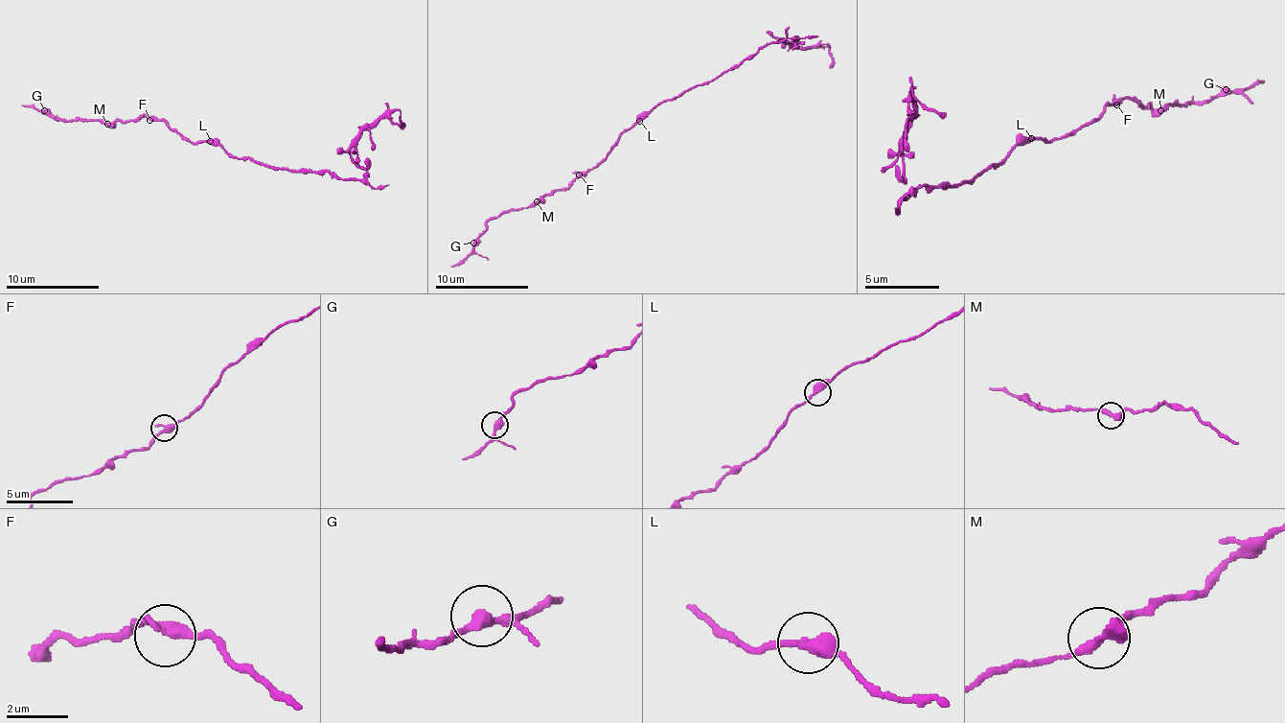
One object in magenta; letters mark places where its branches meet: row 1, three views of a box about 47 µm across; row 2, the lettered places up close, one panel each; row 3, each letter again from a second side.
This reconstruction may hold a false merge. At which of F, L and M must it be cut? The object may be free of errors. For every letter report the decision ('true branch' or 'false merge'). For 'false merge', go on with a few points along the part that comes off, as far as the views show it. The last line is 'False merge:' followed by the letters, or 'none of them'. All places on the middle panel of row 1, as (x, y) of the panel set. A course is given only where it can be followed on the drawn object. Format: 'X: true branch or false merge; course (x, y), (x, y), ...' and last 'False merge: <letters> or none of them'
F: true branch
L: true branch
M: false merge; course (537, 202), (493, 217), (473, 249), (450, 266)
False merge: M

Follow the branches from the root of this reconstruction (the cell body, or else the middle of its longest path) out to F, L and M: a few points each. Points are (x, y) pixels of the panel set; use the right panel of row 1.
F: (1004, 160), (1020, 146), (1034, 138), (1045, 138), (1049, 142), (1053, 138), (1075, 134), (1110, 104), (1116, 104)
L: (1004, 160), (1031, 138)
M: (1004, 160), (1034, 138), (1049, 142), (1075, 134), (1120, 101), (1135, 101), (1143, 108), (1150, 104), (1161, 111)

